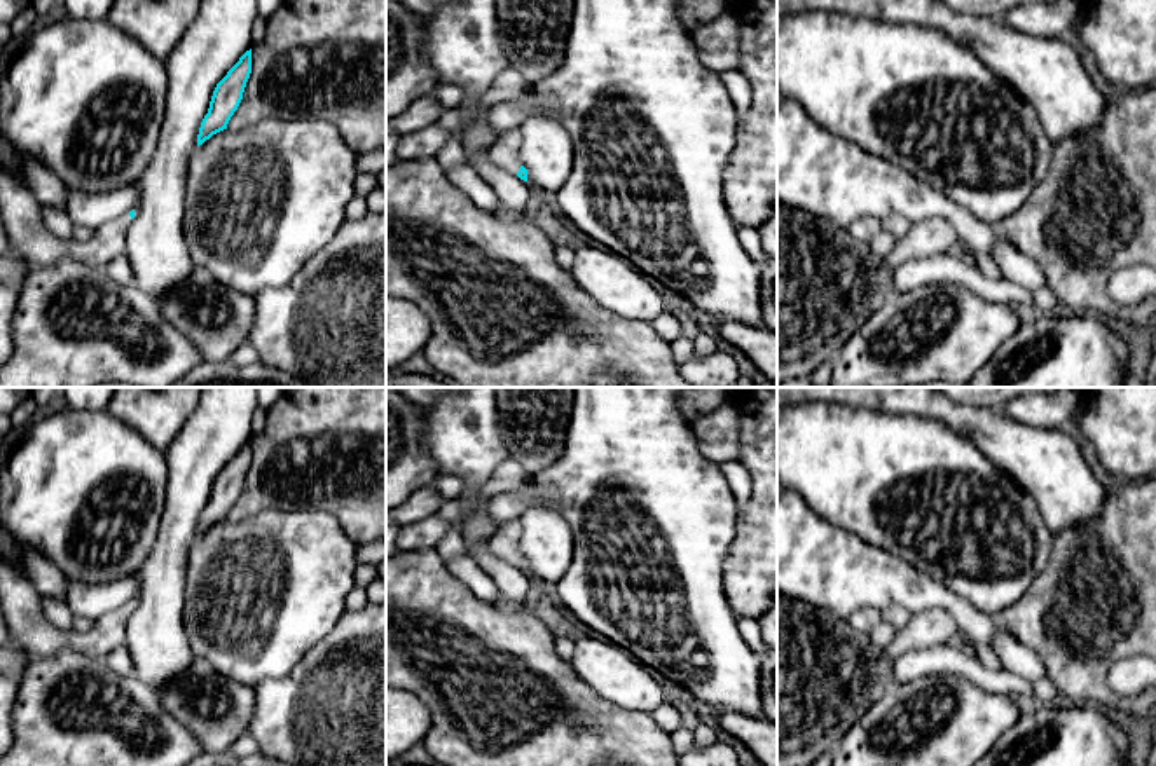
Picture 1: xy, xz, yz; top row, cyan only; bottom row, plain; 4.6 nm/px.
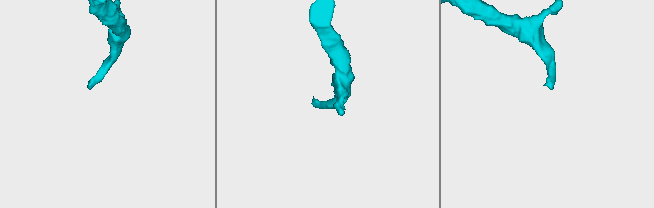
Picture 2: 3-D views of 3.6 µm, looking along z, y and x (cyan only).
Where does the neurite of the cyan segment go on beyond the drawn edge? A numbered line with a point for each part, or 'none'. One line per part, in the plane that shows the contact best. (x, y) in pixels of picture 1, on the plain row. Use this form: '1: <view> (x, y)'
1: xz (505, 543)

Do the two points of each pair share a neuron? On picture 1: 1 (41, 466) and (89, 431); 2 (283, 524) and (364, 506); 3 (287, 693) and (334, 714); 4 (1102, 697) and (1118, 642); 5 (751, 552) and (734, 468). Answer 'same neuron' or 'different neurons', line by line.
1: same neuron
2: different neurons
3: same neuron
4: same neuron
5: different neurons

